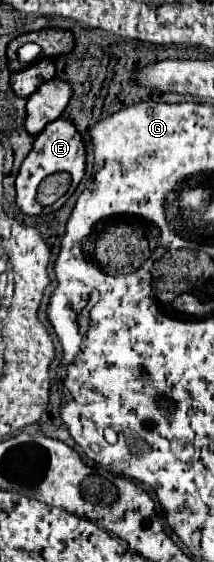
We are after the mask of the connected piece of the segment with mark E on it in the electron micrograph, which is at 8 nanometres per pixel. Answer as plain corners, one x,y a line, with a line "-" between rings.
62,117
48,123
44,127
44,131
36,135
34,147
28,153
28,157
24,159
24,163
20,167
20,173
16,177
16,201
18,201
18,205
24,213
40,215
40,213
48,213
52,209
52,207
42,207
42,205
32,207
32,203
36,203
36,189
38,189
40,181
48,175
56,173
56,171
68,171
72,175
72,187
70,189
74,189
86,173
86,149
84,149
82,135
78,133
78,129
74,129
74,125
70,125

